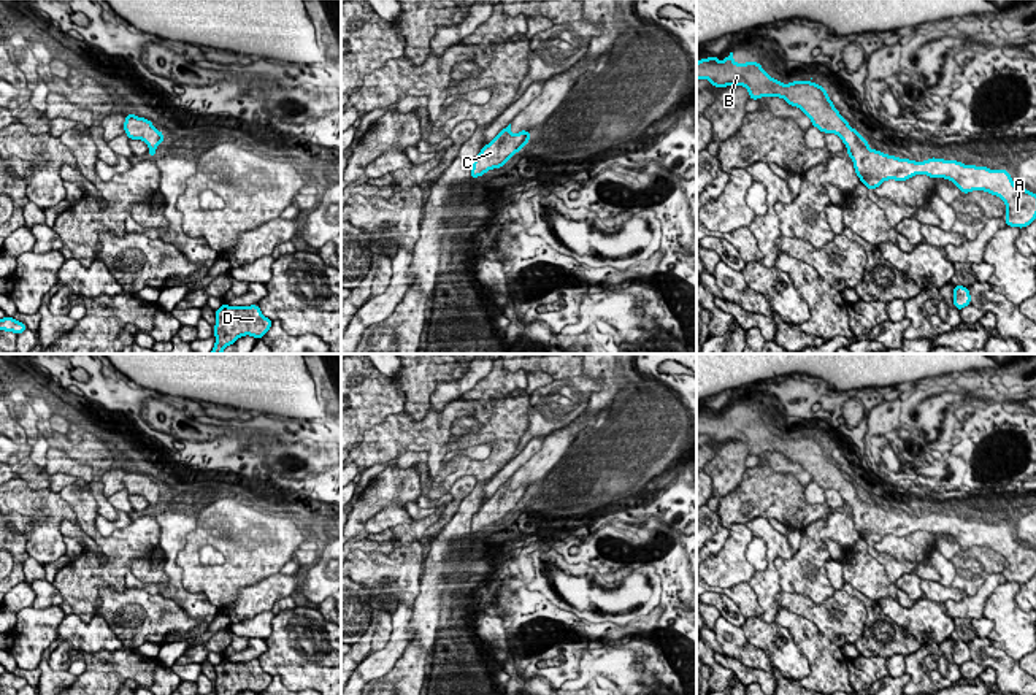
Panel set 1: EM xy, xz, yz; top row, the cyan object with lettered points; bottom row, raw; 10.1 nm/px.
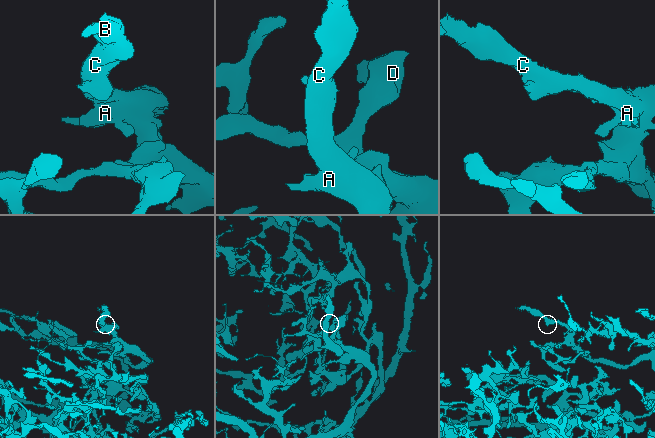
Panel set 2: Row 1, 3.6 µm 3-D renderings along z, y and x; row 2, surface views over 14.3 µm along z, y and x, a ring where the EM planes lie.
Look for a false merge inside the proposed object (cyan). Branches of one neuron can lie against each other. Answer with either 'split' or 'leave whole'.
leave whole

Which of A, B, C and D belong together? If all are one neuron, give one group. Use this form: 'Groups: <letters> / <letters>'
Groups: A B C D

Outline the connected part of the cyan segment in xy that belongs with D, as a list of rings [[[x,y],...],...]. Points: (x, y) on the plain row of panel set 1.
[[[222,659],[222,662],[216,665],[214,692],[216,695],[238,695],[251,690],[262,695],[271,679],[273,676],[260,668],[259,660],[241,663]]]

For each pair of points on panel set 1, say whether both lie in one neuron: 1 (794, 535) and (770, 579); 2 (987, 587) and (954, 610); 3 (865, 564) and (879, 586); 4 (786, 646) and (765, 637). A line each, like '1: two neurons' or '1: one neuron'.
1: one neuron
2: one neuron
3: one neuron
4: one neuron

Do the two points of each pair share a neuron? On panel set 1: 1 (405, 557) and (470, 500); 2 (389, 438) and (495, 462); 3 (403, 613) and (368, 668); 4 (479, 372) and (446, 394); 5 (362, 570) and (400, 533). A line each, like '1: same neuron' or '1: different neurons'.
1: different neurons
2: same neuron
3: same neuron
4: same neuron
5: different neurons

